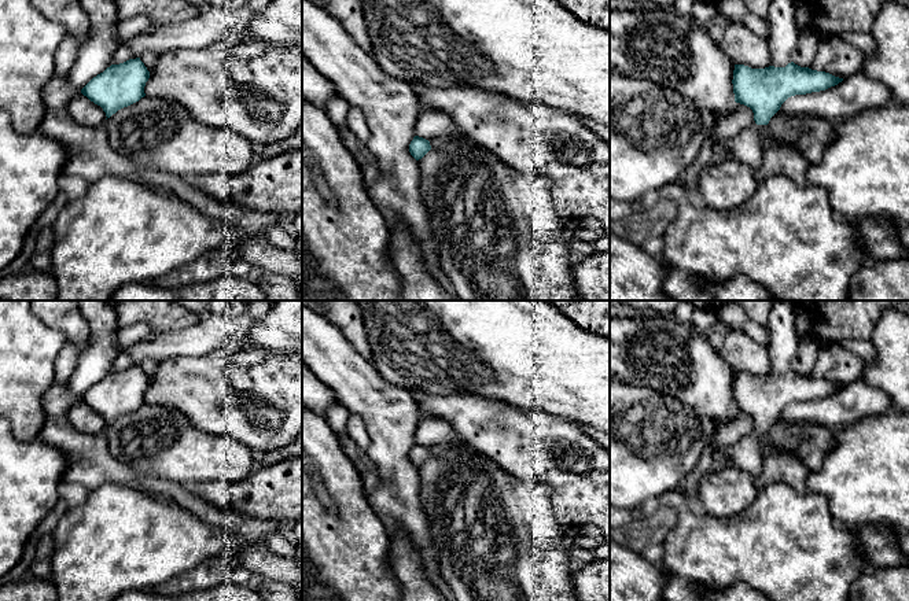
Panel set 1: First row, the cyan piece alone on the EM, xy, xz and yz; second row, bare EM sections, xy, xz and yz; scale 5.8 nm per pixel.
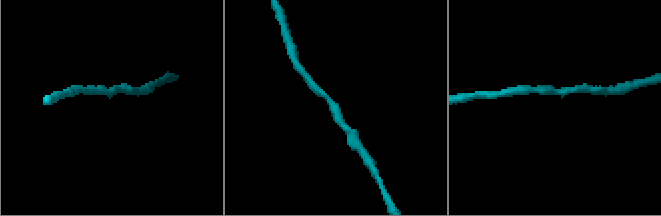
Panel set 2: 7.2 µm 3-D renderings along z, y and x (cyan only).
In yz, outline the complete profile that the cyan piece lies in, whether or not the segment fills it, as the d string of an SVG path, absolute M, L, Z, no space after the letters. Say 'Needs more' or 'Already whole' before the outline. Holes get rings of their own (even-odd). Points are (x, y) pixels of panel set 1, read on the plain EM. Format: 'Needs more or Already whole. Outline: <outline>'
Needs more. Outline: M794 369L785 375L765 376L735 372L735 409L752 417L754 429L730 447L730 464L757 478L762 472L761 440L781 412L791 403L825 398L842 388L843 386Z

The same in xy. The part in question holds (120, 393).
Already whole. Outline: M140 365L129 366L119 372L111 372L93 384L81 397L81 401L100 413L110 425L118 417L146 403L144 394L148 386L150 379Z

